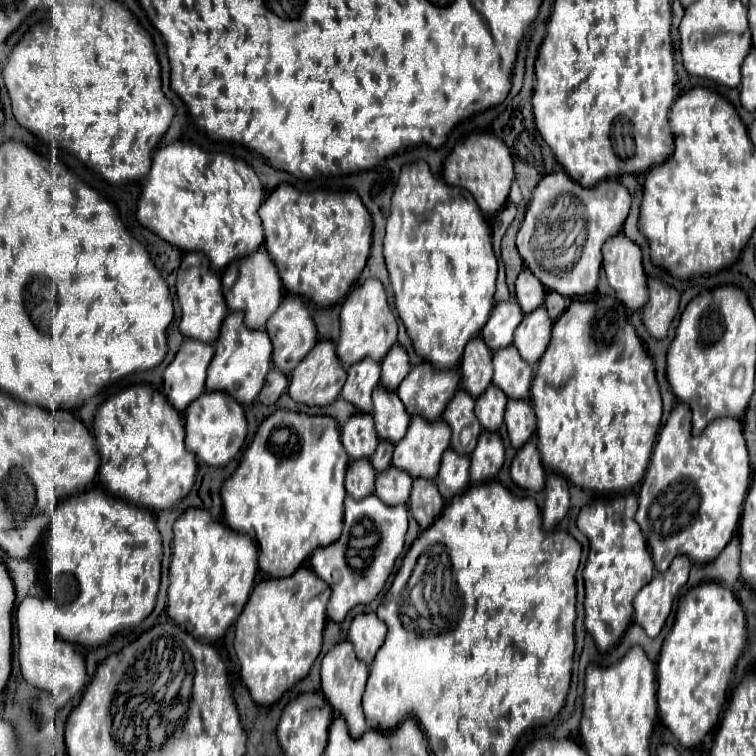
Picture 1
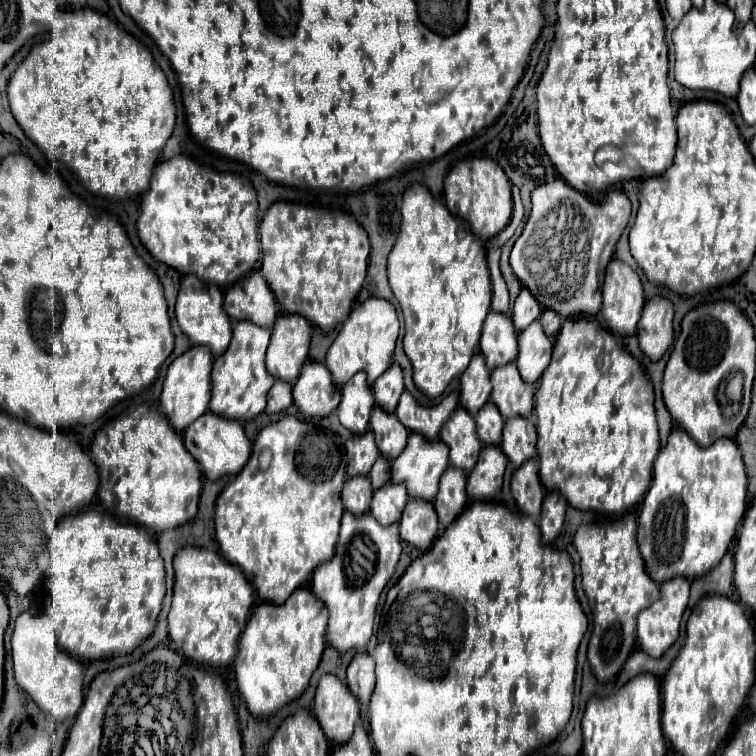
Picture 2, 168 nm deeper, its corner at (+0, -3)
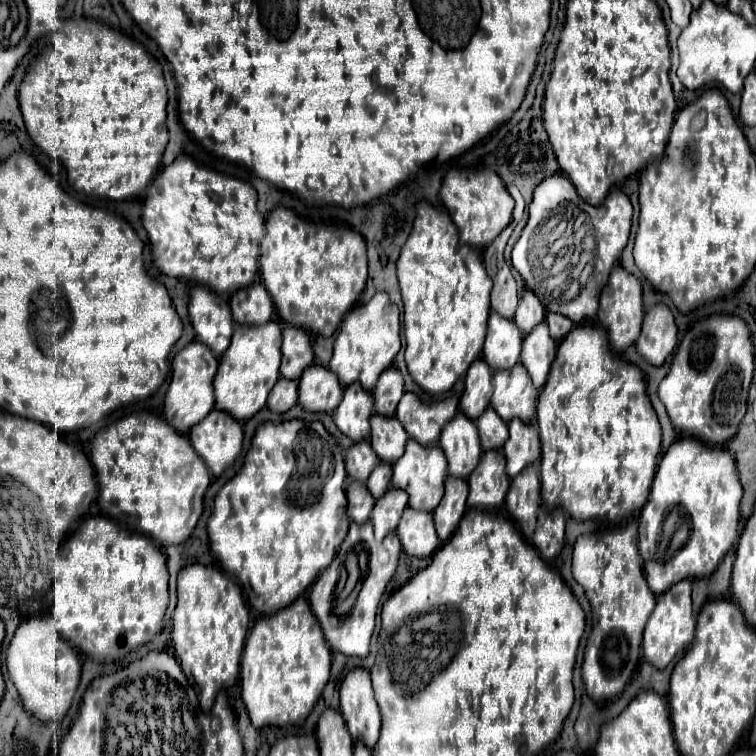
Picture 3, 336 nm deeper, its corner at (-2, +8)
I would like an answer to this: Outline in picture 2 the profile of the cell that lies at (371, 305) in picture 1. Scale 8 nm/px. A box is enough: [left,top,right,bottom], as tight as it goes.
[327,296,399,386]

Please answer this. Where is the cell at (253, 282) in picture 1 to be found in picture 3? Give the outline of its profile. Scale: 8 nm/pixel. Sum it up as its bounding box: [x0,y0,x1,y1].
[229,283,273,325]

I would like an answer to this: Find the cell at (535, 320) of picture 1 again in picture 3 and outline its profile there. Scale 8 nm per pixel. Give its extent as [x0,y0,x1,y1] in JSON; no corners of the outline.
[521,323,557,389]

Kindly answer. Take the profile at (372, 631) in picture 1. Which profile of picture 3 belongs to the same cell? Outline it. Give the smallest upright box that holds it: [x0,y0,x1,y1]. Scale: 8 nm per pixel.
[341,669,381,749]

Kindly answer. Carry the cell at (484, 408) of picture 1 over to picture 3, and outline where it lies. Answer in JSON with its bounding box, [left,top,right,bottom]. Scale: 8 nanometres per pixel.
[475,407,507,451]

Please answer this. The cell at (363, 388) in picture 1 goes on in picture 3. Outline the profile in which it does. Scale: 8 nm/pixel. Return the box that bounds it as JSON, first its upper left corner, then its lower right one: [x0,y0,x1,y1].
[333,385,373,443]

